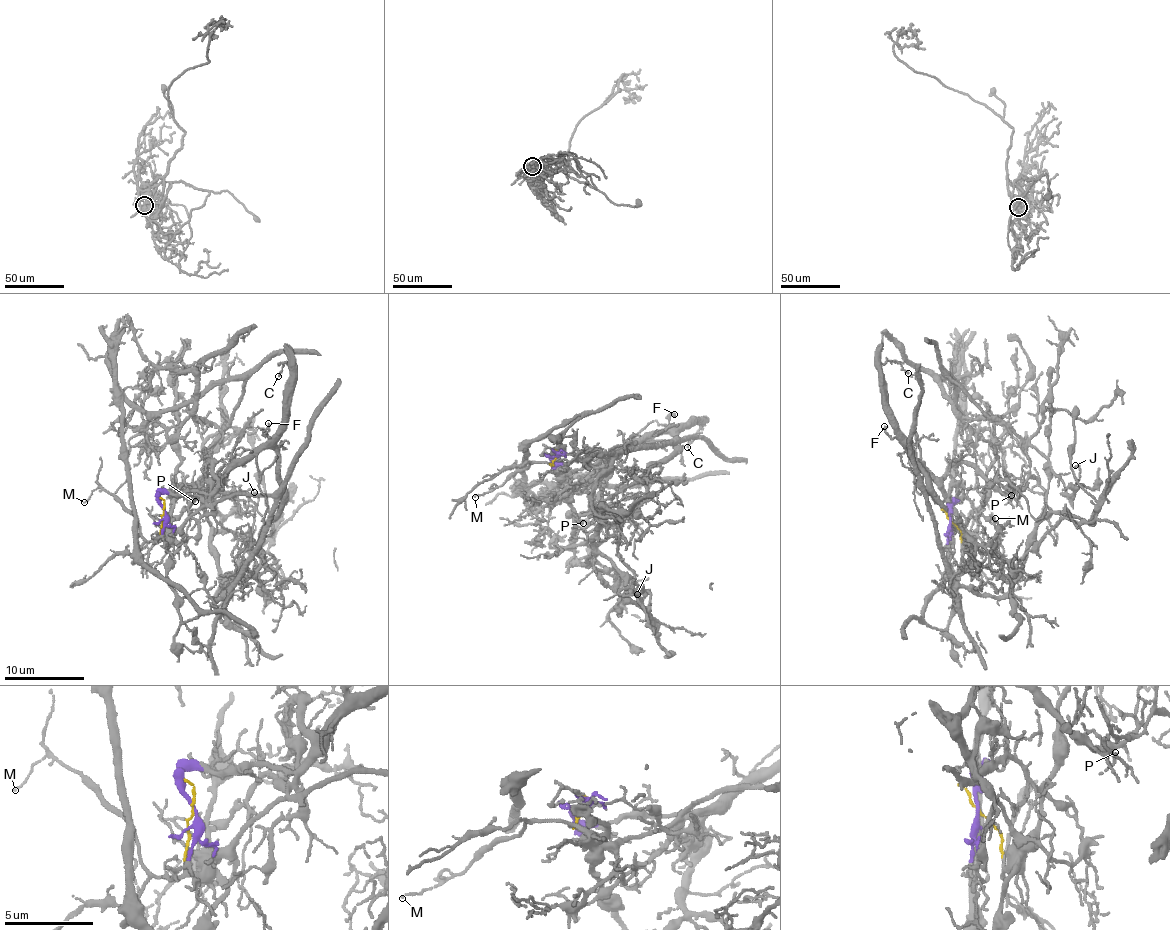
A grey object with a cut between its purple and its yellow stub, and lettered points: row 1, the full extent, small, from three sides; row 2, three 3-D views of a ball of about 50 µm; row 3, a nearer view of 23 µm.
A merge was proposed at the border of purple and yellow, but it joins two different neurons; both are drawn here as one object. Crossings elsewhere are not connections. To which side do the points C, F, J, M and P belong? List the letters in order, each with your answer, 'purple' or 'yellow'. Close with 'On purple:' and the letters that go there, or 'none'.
C: purple
F: purple
J: yellow
M: yellow
P: purple
On purple: C, F, P

